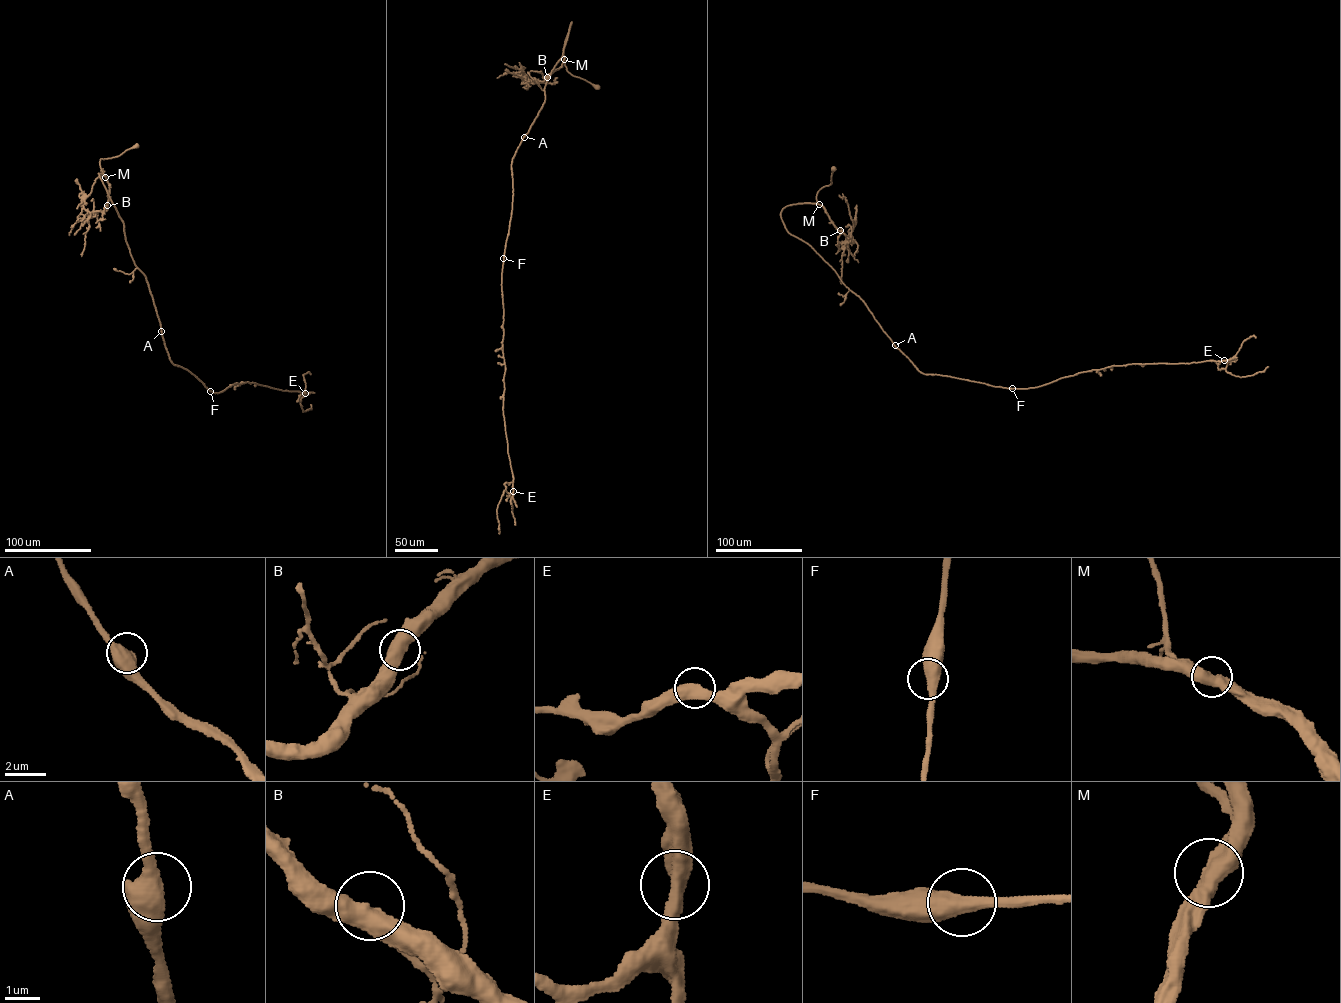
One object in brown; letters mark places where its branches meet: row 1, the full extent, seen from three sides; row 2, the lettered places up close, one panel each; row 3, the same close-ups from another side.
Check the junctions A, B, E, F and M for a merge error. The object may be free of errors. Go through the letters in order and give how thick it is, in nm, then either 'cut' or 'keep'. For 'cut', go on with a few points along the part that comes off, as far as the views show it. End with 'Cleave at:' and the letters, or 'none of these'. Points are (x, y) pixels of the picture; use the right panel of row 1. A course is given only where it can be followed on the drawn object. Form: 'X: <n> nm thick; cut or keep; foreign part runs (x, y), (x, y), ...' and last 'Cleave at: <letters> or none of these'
A: 600 nm thick; keep
B: 550 nm thick; keep
E: 500 nm thick; keep
F: 550 nm thick; keep
M: 550 nm thick; keep
Cleave at: none of these

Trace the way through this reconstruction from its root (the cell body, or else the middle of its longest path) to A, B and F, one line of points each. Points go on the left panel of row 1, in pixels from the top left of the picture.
A: (136, 146), (118, 156), (100, 159), (103, 175), (98, 173), (122, 221), (131, 256), (145, 276), (161, 331)
B: (136, 146), (118, 156), (100, 159), (109, 186), (107, 205)
F: (136, 146), (100, 159), (103, 175), (98, 173), (122, 221), (131, 256), (145, 276), (170, 359), (210, 391)

